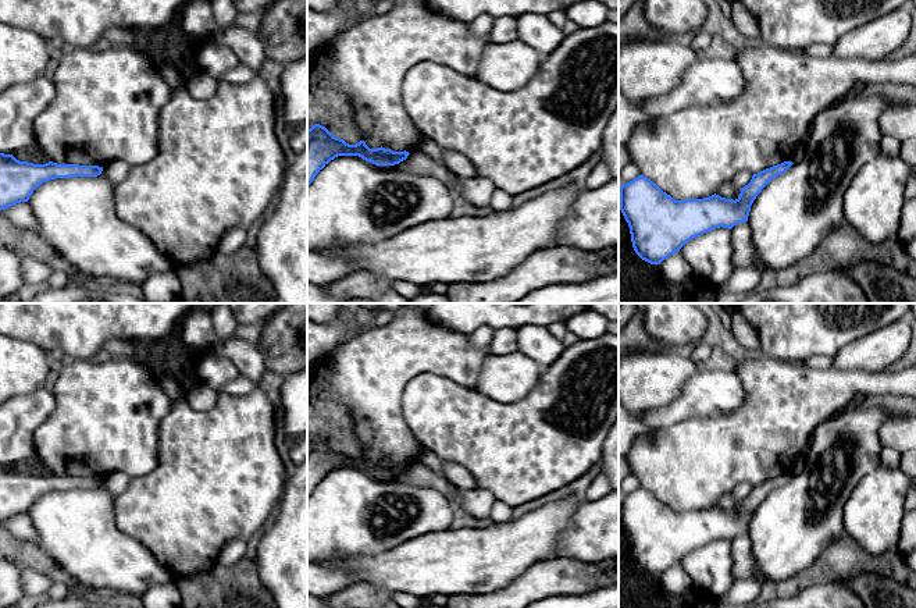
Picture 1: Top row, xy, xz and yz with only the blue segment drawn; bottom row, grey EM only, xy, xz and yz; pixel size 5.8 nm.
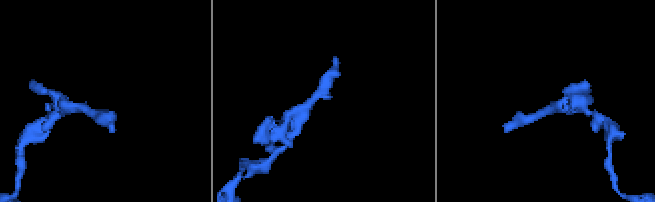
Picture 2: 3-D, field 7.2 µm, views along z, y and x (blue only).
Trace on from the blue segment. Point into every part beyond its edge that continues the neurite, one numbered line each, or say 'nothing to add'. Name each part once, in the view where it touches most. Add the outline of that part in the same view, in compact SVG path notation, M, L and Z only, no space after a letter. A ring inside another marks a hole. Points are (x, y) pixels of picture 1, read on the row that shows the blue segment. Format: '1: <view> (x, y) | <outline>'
nothing to add

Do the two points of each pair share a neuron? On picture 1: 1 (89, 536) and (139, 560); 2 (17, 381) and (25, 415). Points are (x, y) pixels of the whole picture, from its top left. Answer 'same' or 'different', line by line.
1: same
2: different

